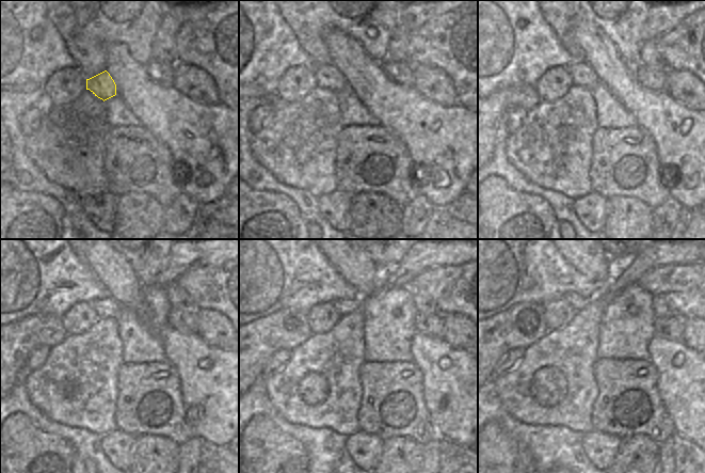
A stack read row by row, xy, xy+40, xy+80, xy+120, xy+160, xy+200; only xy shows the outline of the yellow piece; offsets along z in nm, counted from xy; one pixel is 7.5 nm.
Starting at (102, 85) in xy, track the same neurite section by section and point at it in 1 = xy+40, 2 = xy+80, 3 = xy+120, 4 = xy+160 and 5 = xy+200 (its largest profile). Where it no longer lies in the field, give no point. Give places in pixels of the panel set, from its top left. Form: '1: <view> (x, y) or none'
1: xy+40 (327, 76)
2: xy+80 (582, 75)
3: xy+120 (108, 308)
4: xy+160 (343, 306)
5: xy+200 (577, 302)

